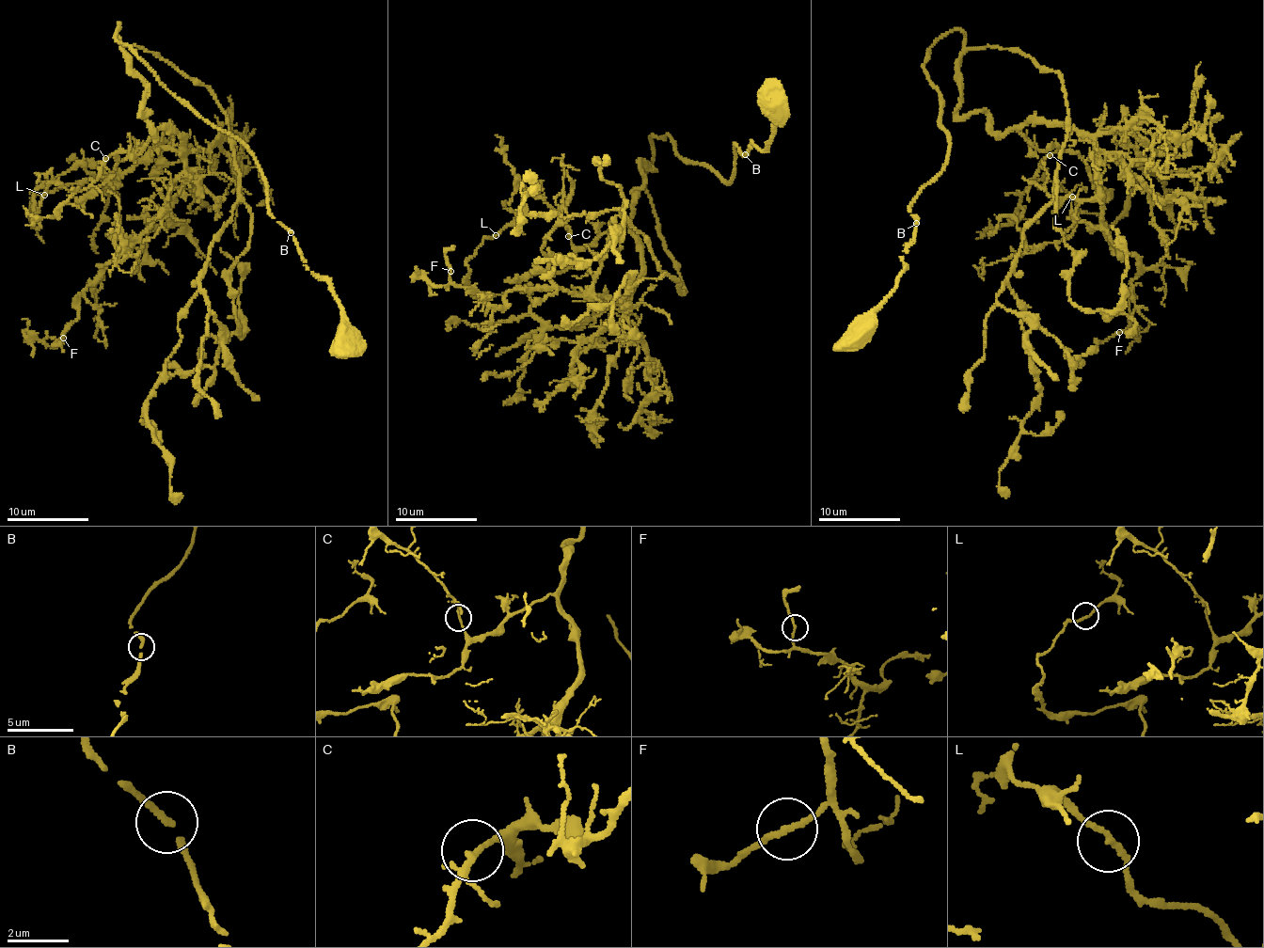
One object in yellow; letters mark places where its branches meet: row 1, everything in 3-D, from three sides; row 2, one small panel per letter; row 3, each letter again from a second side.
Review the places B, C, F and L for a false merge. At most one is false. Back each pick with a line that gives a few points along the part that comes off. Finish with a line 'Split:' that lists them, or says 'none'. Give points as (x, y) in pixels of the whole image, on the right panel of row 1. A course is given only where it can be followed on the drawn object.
Split: none

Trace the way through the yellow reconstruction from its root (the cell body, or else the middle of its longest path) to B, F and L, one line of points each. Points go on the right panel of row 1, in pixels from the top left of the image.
B: (981, 49), (968, 50), (958, 30), (927, 50), (923, 68), (950, 143), (909, 208), (916, 224)
F: (981, 49), (961, 55), (959, 117), (1094, 144), (1110, 243), (1139, 261), (1119, 332)
L: (981, 49), (961, 55), (959, 117), (1118, 134), (1144, 158), (1113, 158), (1134, 184), (1111, 225), (1072, 197)

